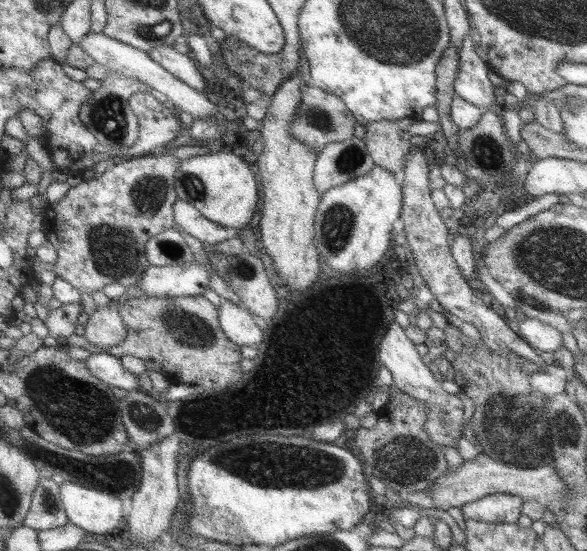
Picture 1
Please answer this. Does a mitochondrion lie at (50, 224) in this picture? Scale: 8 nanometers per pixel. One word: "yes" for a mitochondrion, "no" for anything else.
no

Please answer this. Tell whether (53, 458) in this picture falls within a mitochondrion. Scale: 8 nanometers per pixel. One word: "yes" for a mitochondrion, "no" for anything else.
yes

